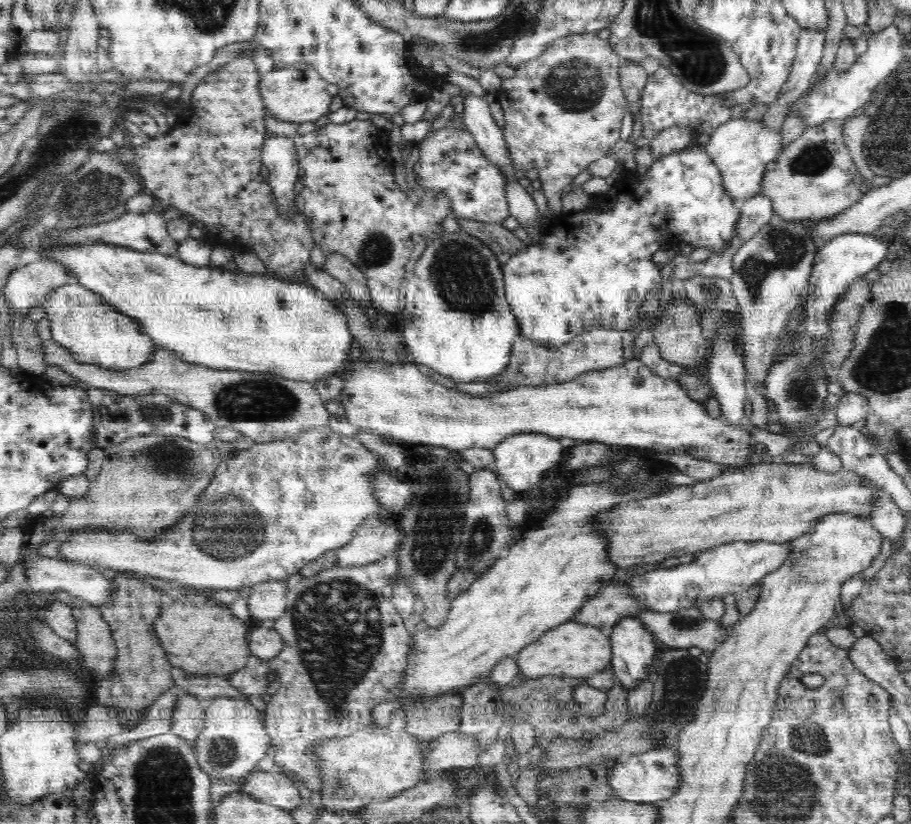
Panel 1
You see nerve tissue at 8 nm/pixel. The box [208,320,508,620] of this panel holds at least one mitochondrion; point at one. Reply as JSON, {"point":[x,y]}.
{"point":[435,534]}

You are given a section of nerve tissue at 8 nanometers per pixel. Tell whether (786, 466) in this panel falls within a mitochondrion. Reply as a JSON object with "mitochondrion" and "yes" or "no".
{"mitochondrion":"no"}

